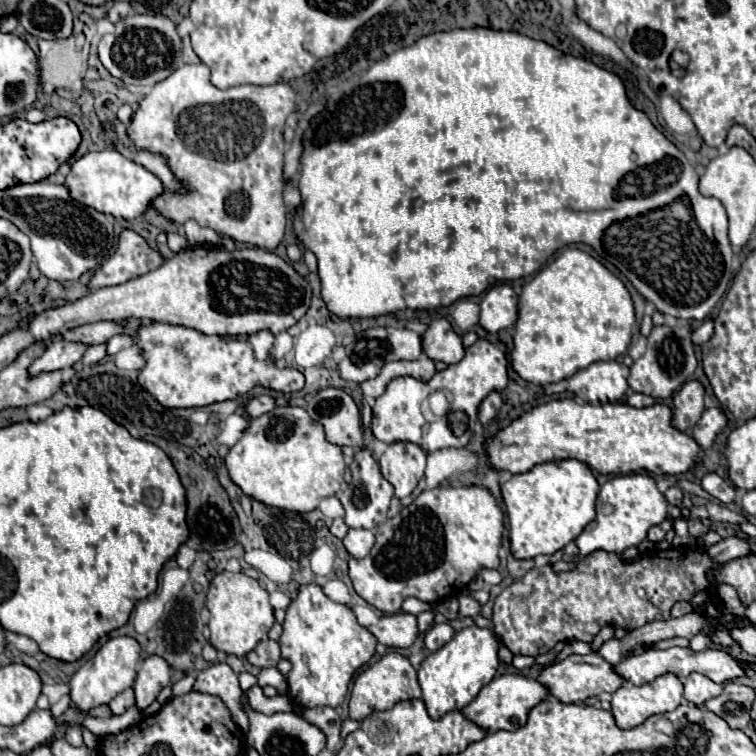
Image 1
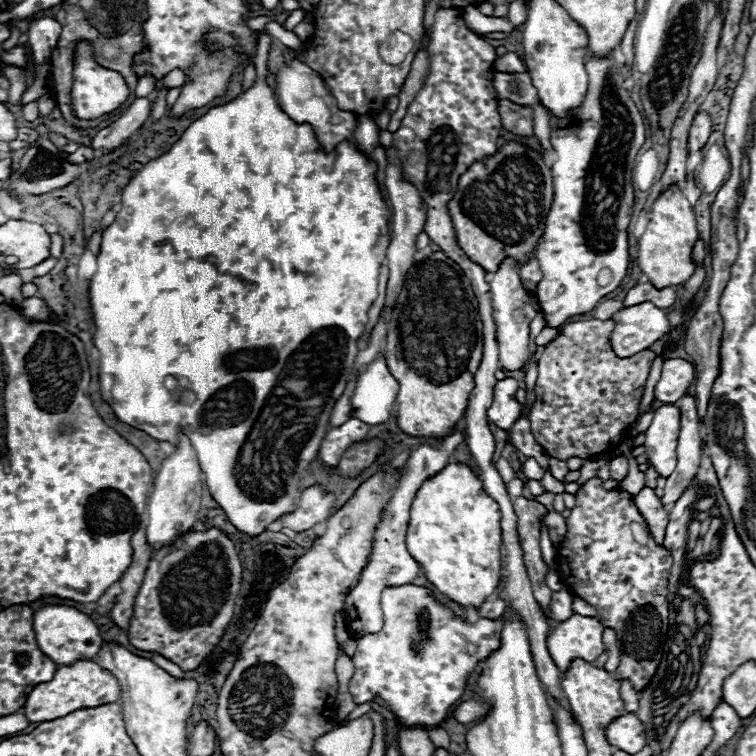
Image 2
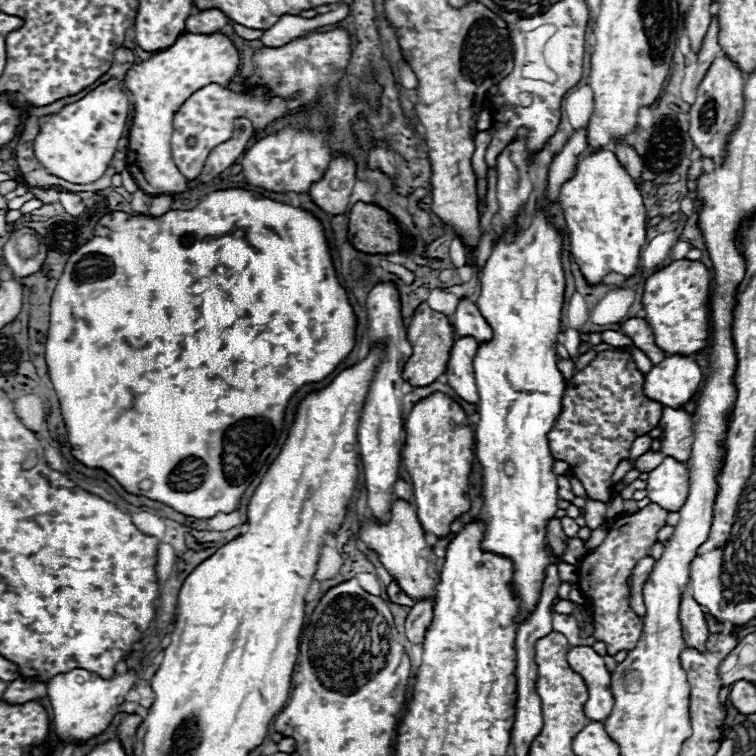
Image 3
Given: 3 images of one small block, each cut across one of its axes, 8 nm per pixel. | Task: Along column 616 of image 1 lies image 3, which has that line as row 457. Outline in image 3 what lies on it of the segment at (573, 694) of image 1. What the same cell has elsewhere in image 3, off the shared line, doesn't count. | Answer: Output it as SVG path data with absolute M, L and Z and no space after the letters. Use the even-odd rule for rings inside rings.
M664 406L660 428L662 454L686 462L692 452L692 416L684 408Z

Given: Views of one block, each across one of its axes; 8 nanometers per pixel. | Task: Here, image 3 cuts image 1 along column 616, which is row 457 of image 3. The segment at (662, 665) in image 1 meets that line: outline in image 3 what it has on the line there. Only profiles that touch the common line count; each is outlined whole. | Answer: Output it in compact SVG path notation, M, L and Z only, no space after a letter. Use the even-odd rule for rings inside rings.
M664 456L662 464L648 474L646 486L650 502L668 512L678 512L688 498L688 470L684 462Z

